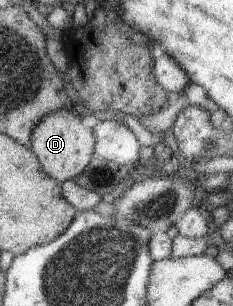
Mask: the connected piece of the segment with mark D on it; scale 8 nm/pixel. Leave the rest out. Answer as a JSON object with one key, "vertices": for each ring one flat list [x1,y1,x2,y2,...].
{"vertices":[[65,106,44,116,32,128,30,149,39,159,43,172,60,183,71,181,81,174,94,155,96,143,94,132,85,127,81,120,82,117,72,107]]}

